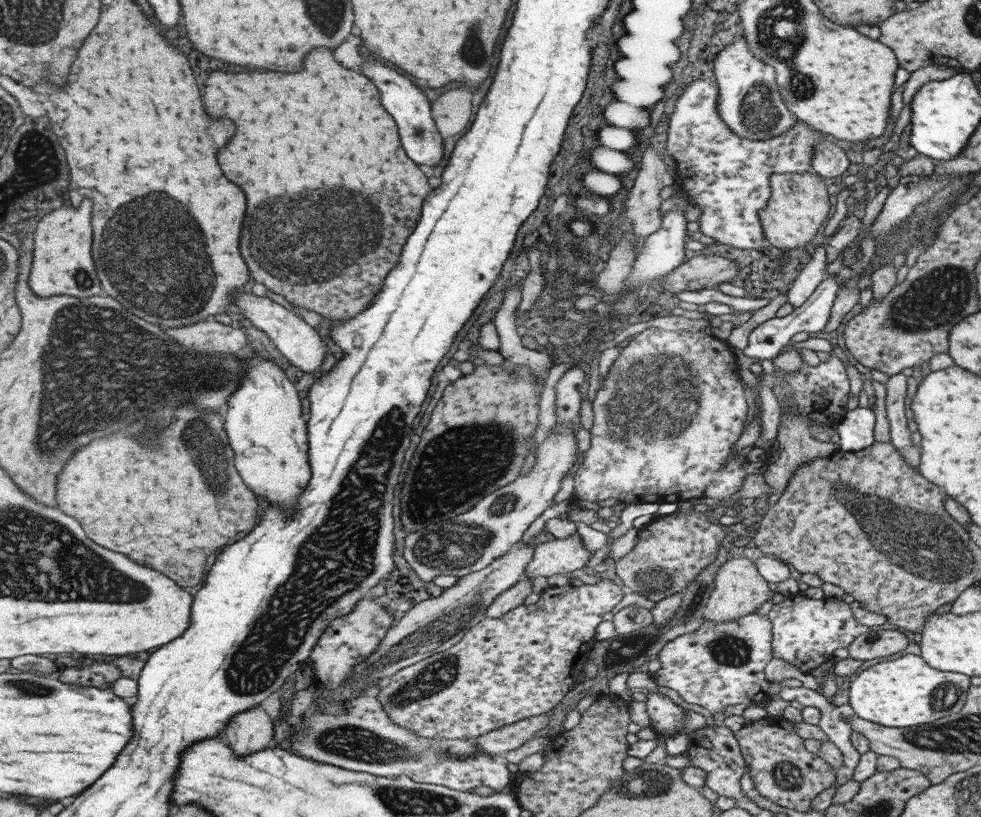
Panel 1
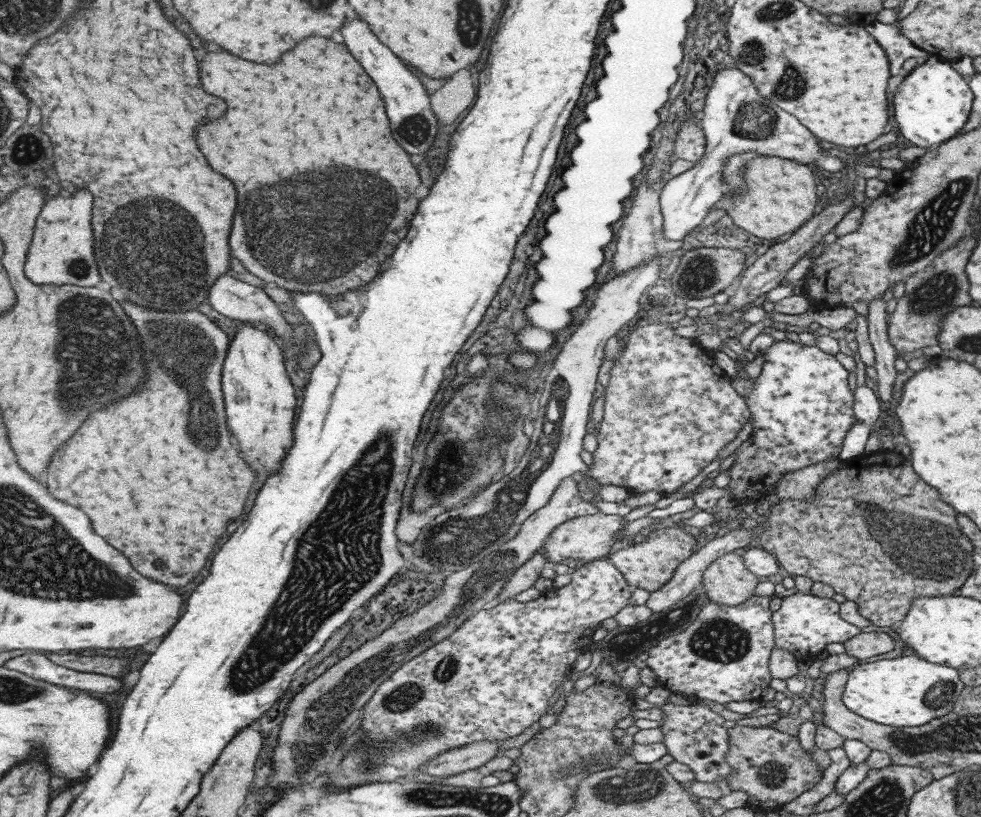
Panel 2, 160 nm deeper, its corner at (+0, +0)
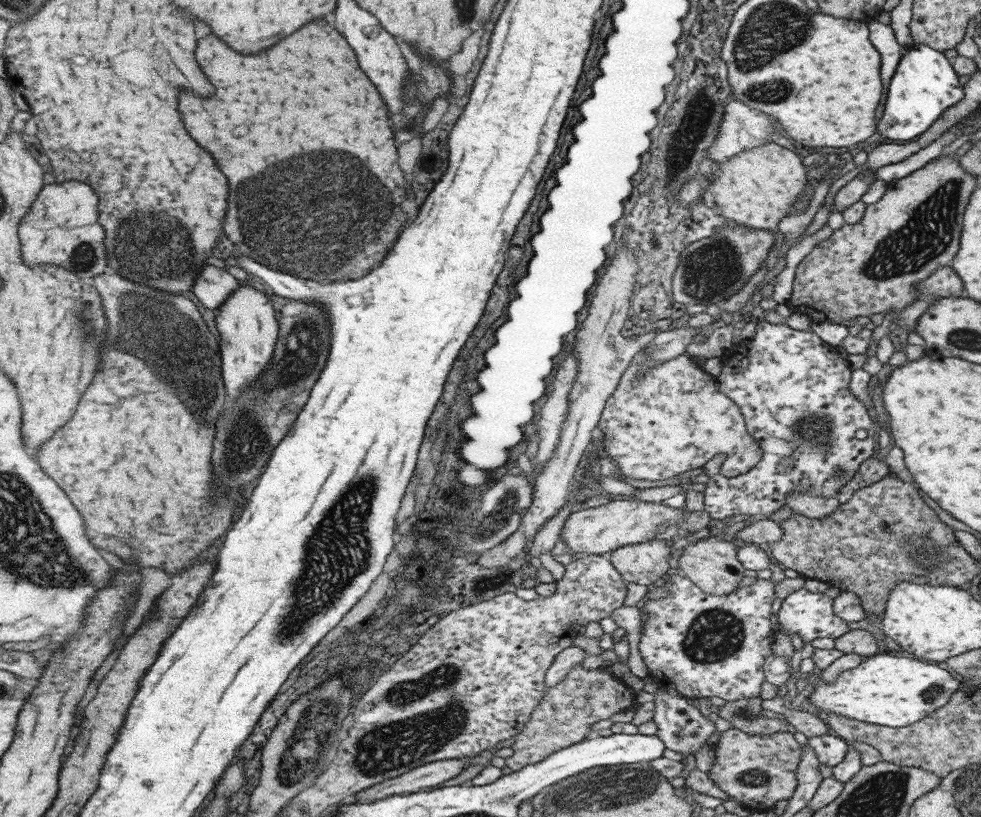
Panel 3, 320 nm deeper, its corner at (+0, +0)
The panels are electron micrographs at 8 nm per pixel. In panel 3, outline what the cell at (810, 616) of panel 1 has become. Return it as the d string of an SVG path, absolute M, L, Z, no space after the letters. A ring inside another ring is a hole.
M799 588L789 594L781 602L780 609L777 611L777 625L779 633L798 636L802 642L811 642L815 638L837 639L839 636L849 632L849 628L844 621L834 616L832 611L832 600L823 593L809 592L805 588Z

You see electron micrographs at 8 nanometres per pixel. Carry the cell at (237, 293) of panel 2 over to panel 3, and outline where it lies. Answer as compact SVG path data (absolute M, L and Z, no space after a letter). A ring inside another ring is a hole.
M207 264L197 277L193 292L205 307L217 310L241 285L227 269Z

